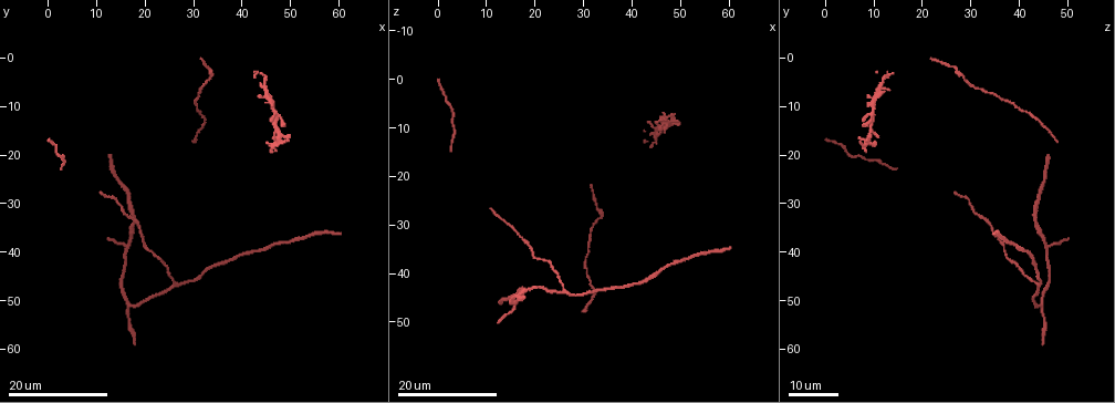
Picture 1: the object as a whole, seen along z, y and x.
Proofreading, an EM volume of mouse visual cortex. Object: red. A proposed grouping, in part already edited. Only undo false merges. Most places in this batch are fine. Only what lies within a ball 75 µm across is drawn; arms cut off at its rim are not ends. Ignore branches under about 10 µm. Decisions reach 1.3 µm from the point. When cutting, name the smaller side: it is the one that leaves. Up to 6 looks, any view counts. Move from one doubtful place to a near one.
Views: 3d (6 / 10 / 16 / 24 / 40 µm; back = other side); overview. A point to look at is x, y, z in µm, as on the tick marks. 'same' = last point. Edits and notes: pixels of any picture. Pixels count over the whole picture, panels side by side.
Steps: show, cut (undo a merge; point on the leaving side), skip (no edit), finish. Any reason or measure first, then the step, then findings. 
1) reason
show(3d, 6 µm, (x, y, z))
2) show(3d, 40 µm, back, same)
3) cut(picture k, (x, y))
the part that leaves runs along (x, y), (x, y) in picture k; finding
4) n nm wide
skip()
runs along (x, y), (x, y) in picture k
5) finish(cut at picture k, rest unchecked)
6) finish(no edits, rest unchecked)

a fork
show(3d, 16 µm, (26.5, 46.0, 43.5))

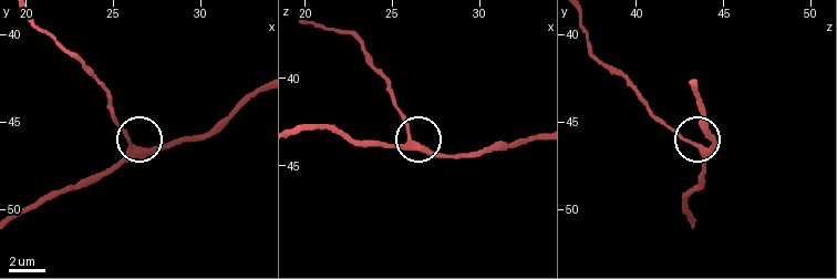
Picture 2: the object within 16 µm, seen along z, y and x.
zoom in
show(3d, 6 µm, (26.2, 46.6, 43.8))

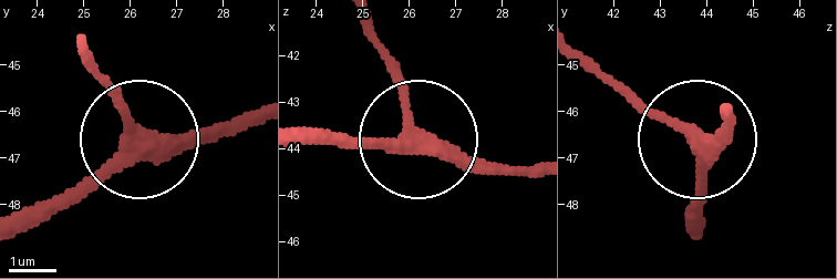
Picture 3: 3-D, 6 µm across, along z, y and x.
300 nm wide
skip()
runs along (28, 230), (135, 143), (254, 126) in picture 3; one neuron here

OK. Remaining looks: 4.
show(3d, 24 µm, (17.5, 34.0, 43.0))

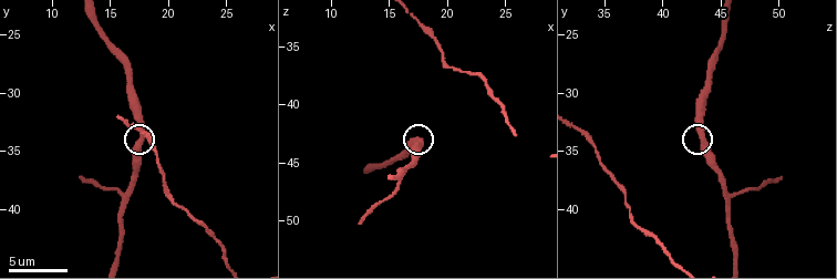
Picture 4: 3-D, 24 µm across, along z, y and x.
zoom in
show(3d, 6 µm, (17.6, 34.2, 43.4))

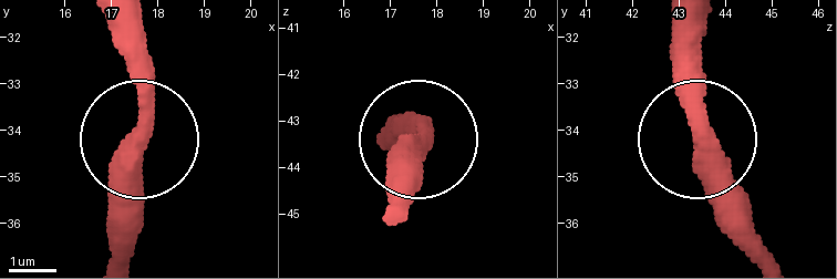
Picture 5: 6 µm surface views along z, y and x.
show(3d, 6 µm, back, (17.55, 34.25, 43.55))

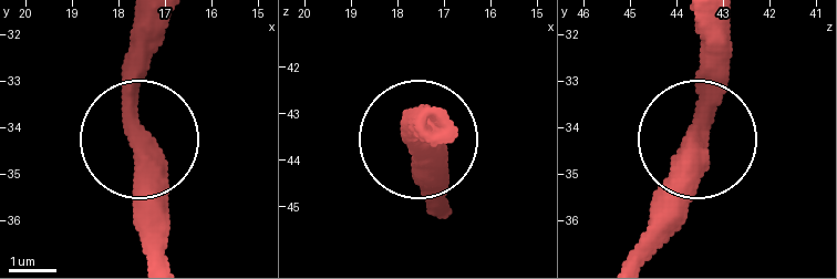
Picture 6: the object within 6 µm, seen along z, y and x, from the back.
side arm 98 µm
skip()
all the same neuron

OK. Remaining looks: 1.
finish(no edits, rest unchecked)

